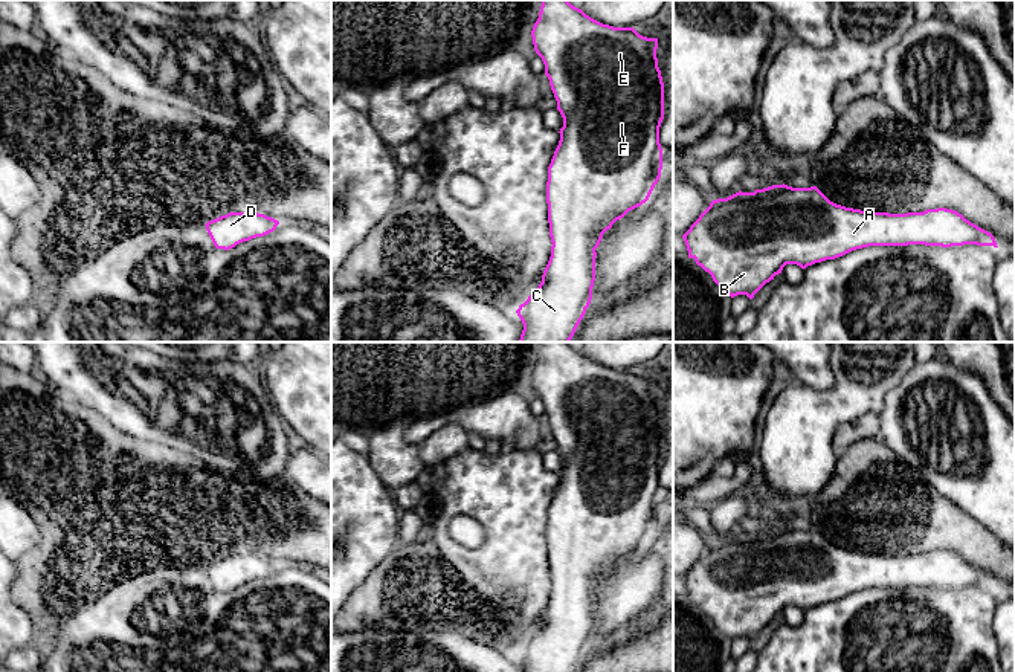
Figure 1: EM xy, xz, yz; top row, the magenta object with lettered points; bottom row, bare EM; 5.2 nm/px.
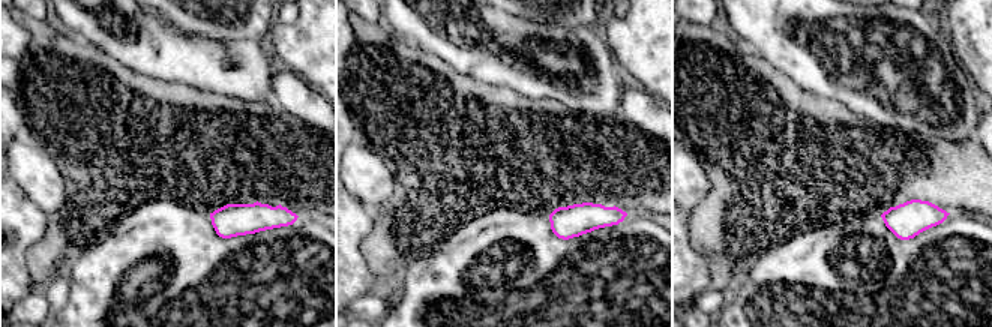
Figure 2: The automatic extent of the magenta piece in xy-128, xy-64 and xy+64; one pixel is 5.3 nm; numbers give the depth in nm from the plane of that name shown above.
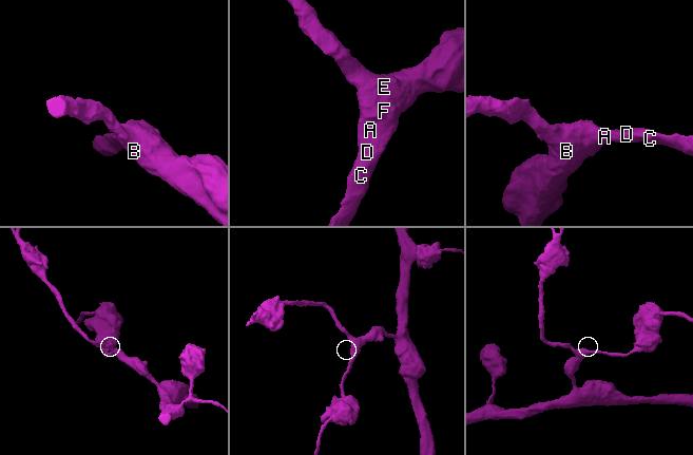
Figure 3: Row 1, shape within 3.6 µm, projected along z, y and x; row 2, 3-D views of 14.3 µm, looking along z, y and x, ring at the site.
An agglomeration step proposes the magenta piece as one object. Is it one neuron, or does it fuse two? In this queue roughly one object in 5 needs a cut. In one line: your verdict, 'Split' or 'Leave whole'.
Leave whole

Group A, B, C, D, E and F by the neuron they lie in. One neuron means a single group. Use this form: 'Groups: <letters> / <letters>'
Groups: A B C D E F

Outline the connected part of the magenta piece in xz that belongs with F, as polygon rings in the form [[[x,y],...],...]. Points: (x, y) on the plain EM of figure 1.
[[[542,342],[531,379],[534,393],[545,406],[563,469],[546,524],[551,599],[542,625],[516,655],[524,672],[577,672],[592,641],[595,591],[603,576],[629,553],[646,545],[661,519],[659,469],[664,461],[664,425],[656,400],[658,380],[643,379],[633,370],[603,367],[568,342]]]

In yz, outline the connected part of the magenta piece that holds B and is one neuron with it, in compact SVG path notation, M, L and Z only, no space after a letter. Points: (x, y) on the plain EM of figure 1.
M772 527L754 535L736 535L727 541L717 541L699 557L699 561L682 577L688 600L708 614L713 623L731 640L746 637L749 641L775 617L781 615L786 606L797 606L801 611L835 602L852 593L868 588L997 588L994 577L966 562L962 556L946 550L926 551L923 554L888 556L867 554L846 550L830 544L817 528L792 530L788 527Z

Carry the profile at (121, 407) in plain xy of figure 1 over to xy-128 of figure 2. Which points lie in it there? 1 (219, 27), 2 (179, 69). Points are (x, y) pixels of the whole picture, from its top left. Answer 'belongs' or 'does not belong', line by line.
1: does not belong
2: belongs

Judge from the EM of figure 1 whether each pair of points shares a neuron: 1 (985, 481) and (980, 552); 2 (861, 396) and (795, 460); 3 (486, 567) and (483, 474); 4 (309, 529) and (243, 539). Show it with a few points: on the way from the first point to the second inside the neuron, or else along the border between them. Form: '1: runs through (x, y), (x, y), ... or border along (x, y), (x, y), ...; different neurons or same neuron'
1: border along (953, 501), (998, 539); different neurons
2: runs through (843, 407), (808, 442); same neuron
3: runs through (495, 544), (495, 497); same neuron
4: runs through (292, 529), (260, 529); same neuron

